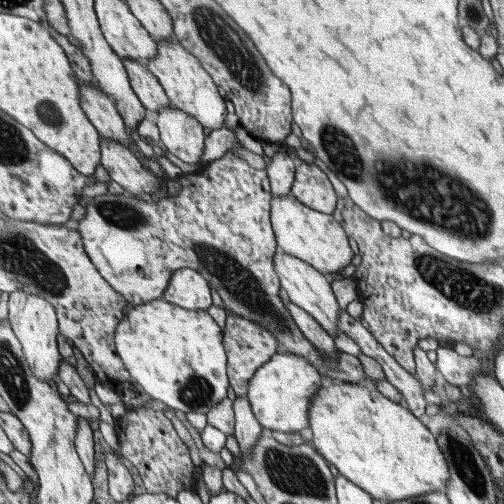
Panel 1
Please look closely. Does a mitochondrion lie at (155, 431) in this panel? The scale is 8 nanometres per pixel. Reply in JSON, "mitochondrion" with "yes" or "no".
{"mitochondrion":"no"}

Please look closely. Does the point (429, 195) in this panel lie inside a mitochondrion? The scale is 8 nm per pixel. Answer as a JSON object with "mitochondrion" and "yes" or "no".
{"mitochondrion":"yes"}

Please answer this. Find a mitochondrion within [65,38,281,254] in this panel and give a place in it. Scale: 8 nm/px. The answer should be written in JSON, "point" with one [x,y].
{"point":[128,218]}

